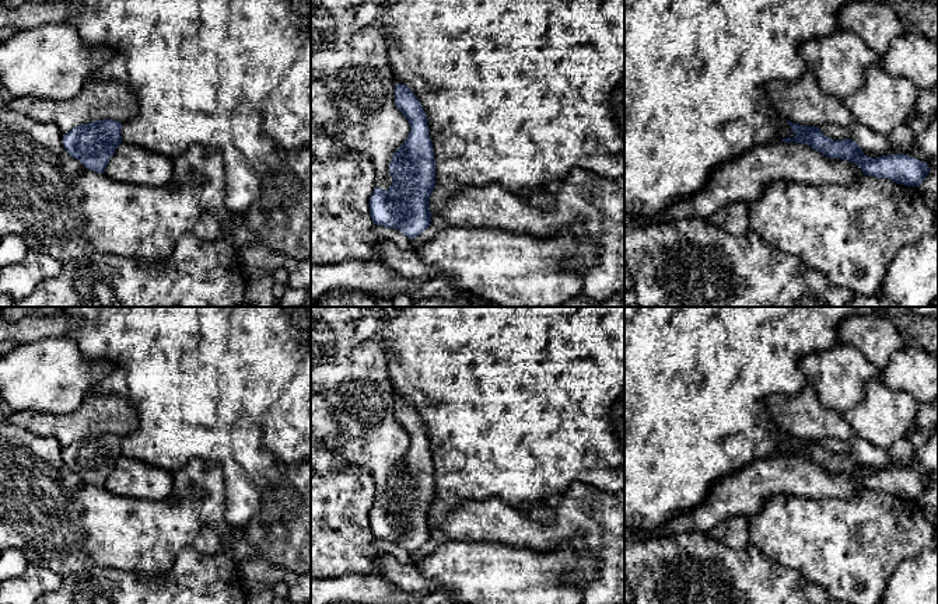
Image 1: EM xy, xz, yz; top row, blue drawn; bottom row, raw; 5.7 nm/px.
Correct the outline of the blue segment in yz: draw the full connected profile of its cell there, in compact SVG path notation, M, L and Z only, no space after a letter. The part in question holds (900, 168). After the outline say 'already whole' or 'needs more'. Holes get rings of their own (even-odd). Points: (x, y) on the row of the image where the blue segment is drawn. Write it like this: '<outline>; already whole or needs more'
M787 121L795 136L783 139L785 143L802 143L818 150L827 158L841 158L857 164L864 175L888 178L896 184L917 186L923 184L930 167L906 154L890 154L871 158L864 154L862 149L851 139L834 140L822 133L818 126L802 126Z; already whole

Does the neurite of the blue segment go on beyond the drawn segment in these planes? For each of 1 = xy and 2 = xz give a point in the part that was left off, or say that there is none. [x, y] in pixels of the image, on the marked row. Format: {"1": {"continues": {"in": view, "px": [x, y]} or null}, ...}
{"1": {"continues": null}, "2": {"continues": null}}

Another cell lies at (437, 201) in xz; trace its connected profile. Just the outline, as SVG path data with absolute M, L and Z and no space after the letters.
M360 0L356 17L361 25L379 20L388 35L388 57L398 84L407 85L427 116L435 160L435 182L430 196L430 227L412 240L417 248L448 224L440 216L447 199L468 185L500 184L518 193L566 178L574 168L608 178L624 175L624 0Z

